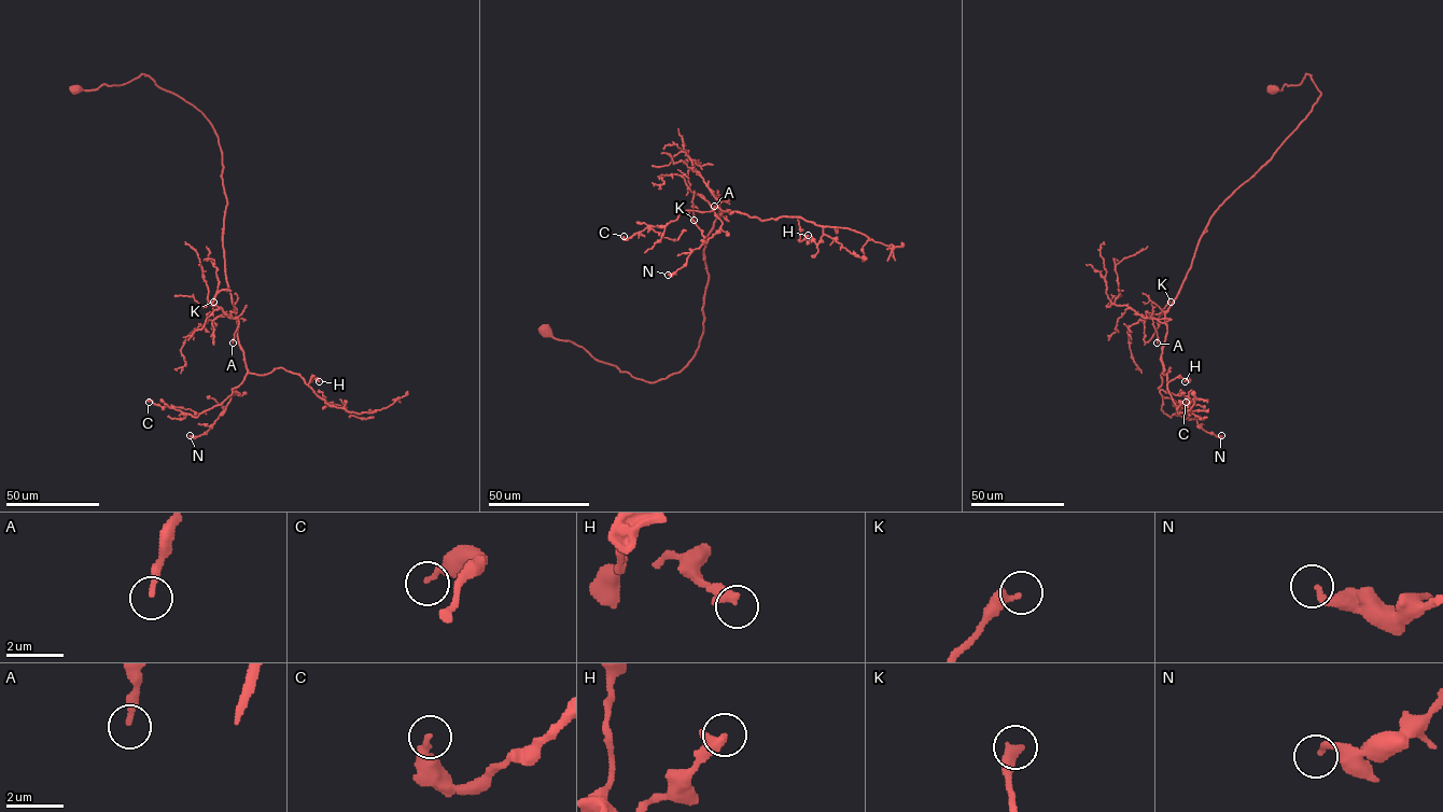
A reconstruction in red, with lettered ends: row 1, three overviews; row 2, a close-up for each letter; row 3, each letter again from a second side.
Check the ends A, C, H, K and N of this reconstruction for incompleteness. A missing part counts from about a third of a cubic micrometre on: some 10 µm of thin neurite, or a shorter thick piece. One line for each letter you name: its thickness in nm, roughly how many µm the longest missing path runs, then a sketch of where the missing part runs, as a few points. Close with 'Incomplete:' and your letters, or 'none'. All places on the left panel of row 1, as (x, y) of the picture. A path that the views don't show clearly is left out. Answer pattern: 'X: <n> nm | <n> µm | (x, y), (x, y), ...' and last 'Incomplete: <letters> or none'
Incomplete: none

